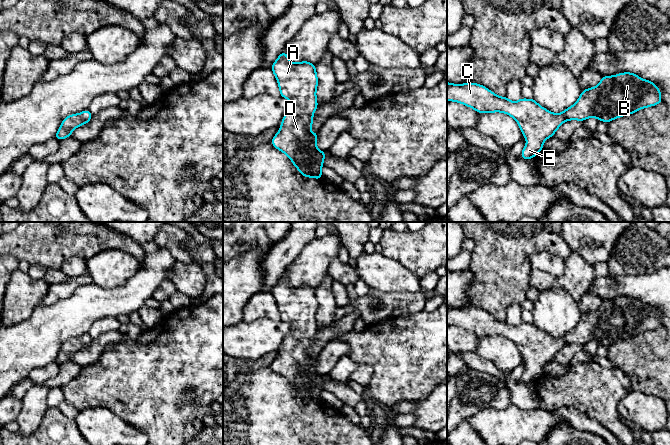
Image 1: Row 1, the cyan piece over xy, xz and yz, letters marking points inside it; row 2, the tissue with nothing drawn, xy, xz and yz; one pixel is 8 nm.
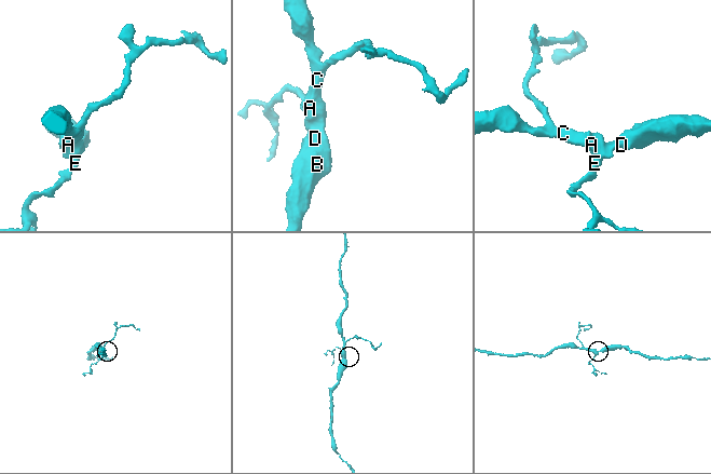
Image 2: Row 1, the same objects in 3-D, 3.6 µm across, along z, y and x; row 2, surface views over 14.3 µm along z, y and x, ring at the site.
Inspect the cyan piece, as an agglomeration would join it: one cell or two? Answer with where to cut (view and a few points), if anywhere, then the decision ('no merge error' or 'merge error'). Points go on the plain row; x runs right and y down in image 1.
no cut | no merge error

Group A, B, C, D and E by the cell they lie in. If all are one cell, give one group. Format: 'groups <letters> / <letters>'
groups A B C D E

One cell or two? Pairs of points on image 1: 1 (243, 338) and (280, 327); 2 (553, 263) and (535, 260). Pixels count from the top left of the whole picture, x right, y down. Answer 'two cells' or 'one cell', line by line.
1: one cell
2: one cell

